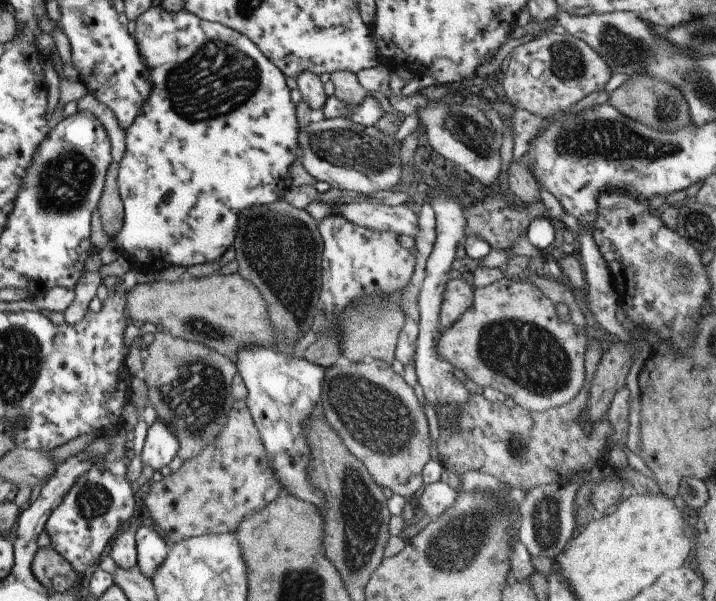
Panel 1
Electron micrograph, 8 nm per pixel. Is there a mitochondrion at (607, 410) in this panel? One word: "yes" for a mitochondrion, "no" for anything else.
no

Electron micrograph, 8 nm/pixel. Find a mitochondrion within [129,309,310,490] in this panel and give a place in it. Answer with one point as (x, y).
(193, 393)

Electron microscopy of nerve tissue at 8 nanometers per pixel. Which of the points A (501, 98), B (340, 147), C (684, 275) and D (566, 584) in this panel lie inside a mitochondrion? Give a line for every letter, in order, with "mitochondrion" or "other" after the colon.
A: other
B: mitochondrion
C: mitochondrion
D: other

